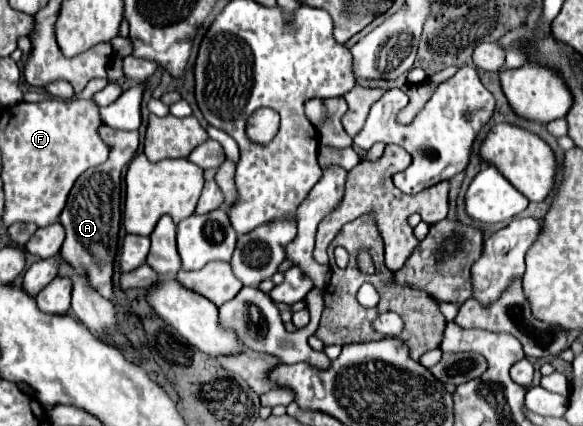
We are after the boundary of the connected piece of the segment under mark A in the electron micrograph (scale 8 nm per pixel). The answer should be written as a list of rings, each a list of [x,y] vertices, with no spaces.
[[[102,124],[98,128],[100,138],[108,144],[110,156],[104,164],[86,170],[72,186],[66,208],[60,214],[60,222],[66,230],[62,244],[62,256],[78,272],[90,278],[90,284],[104,296],[112,298],[112,266],[118,252],[118,228],[120,228],[120,174],[130,164],[138,148],[138,132],[124,132]]]

